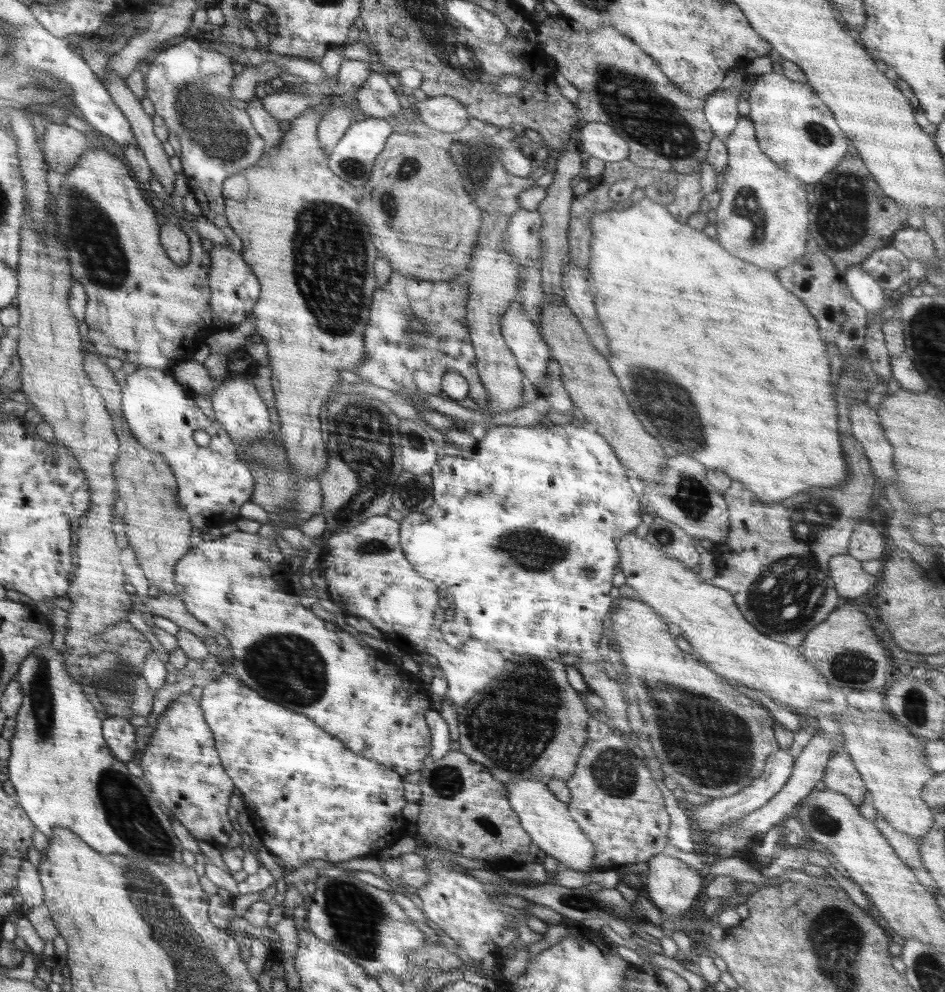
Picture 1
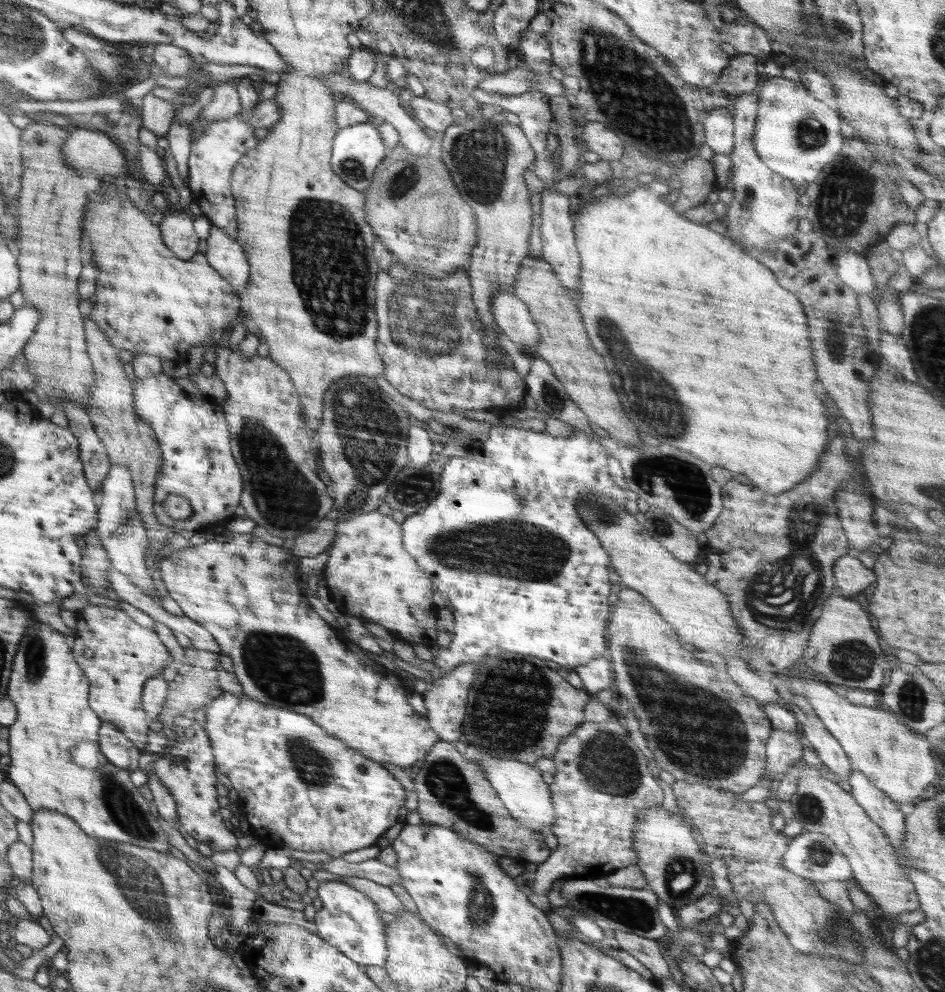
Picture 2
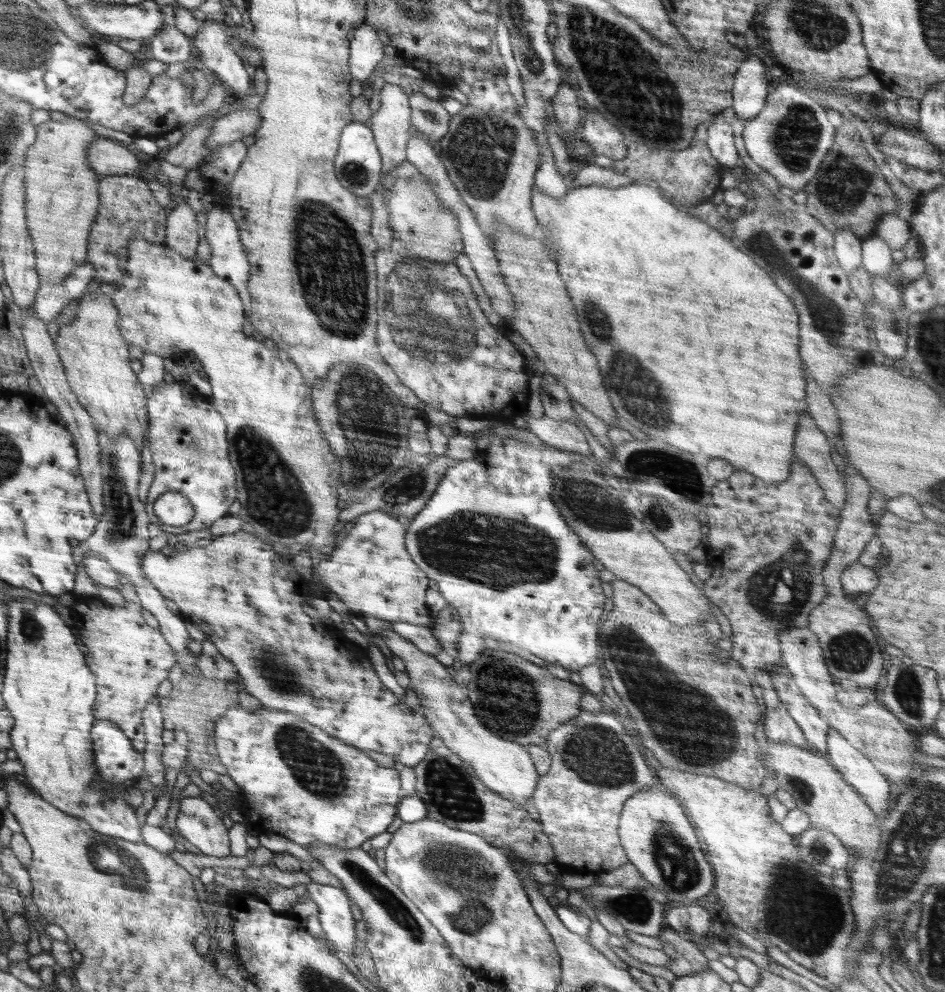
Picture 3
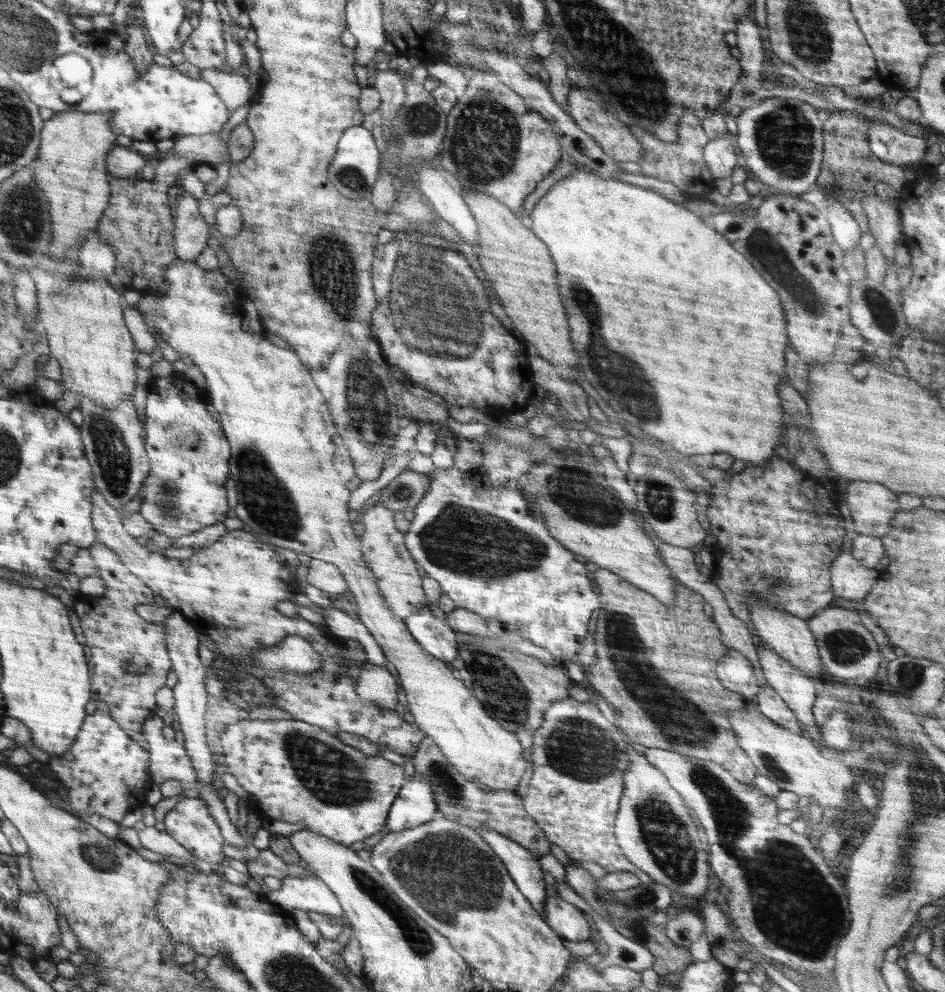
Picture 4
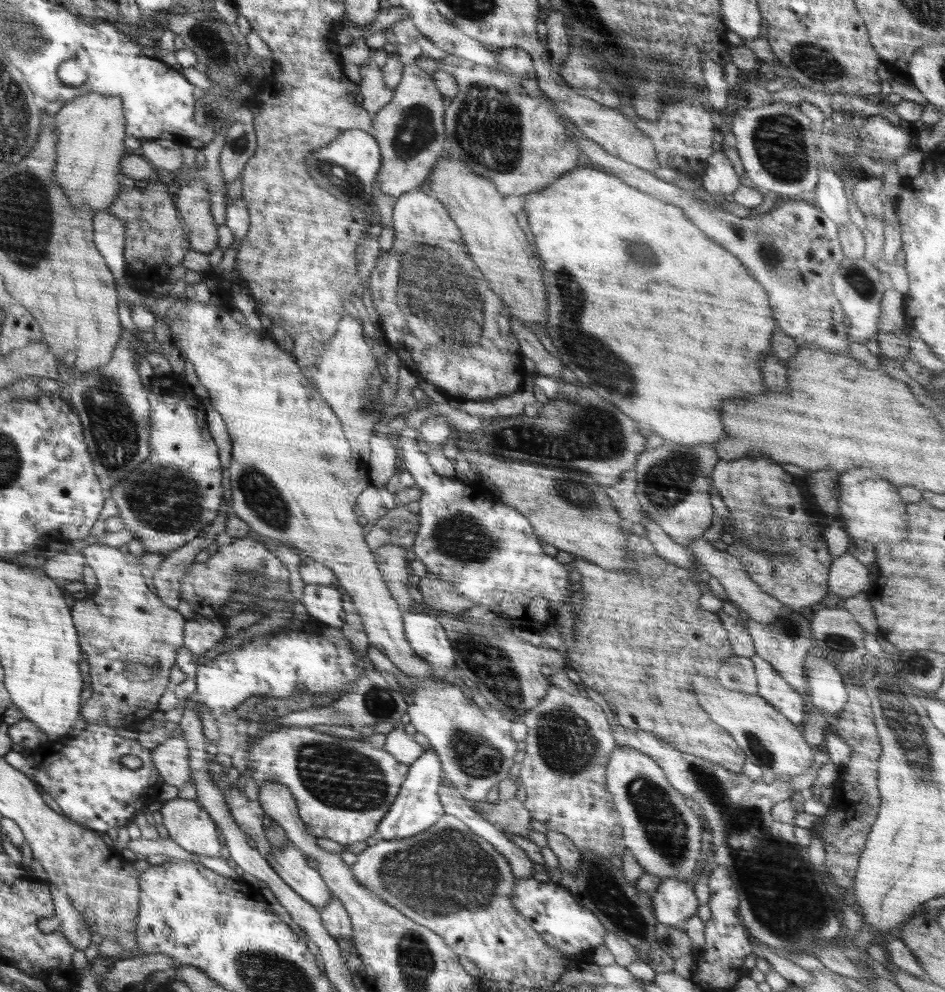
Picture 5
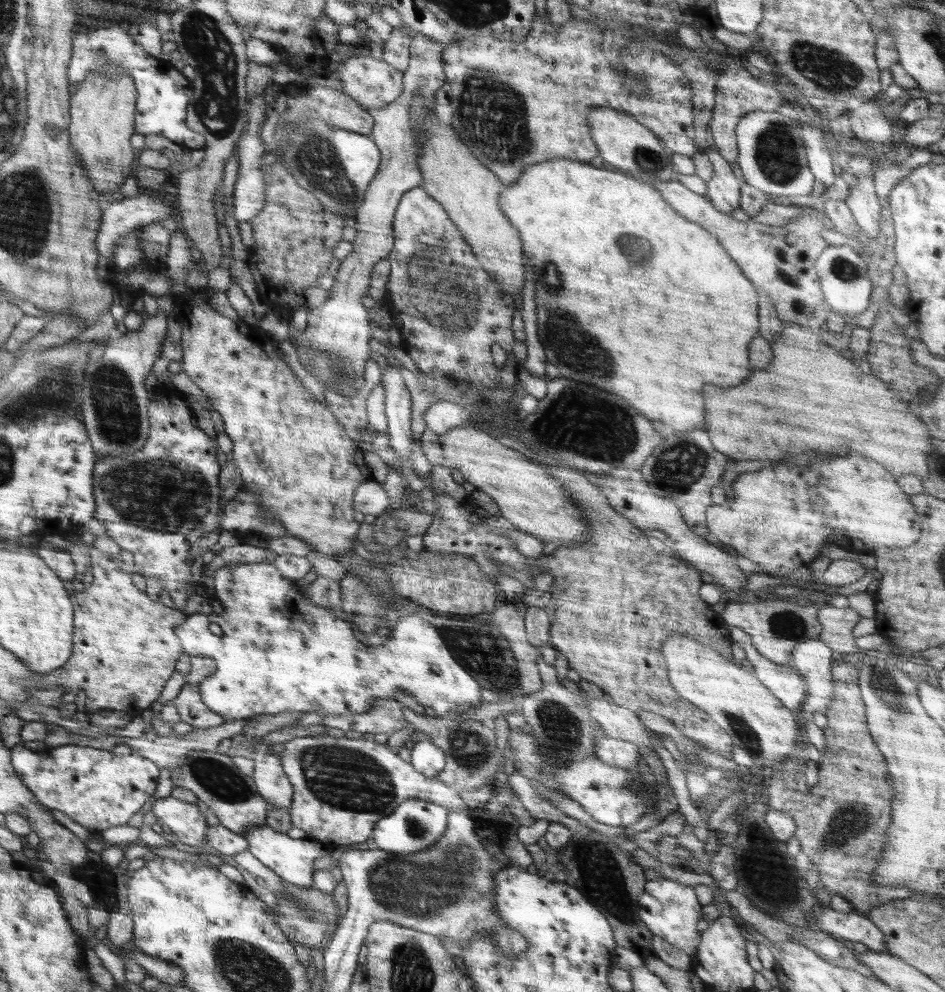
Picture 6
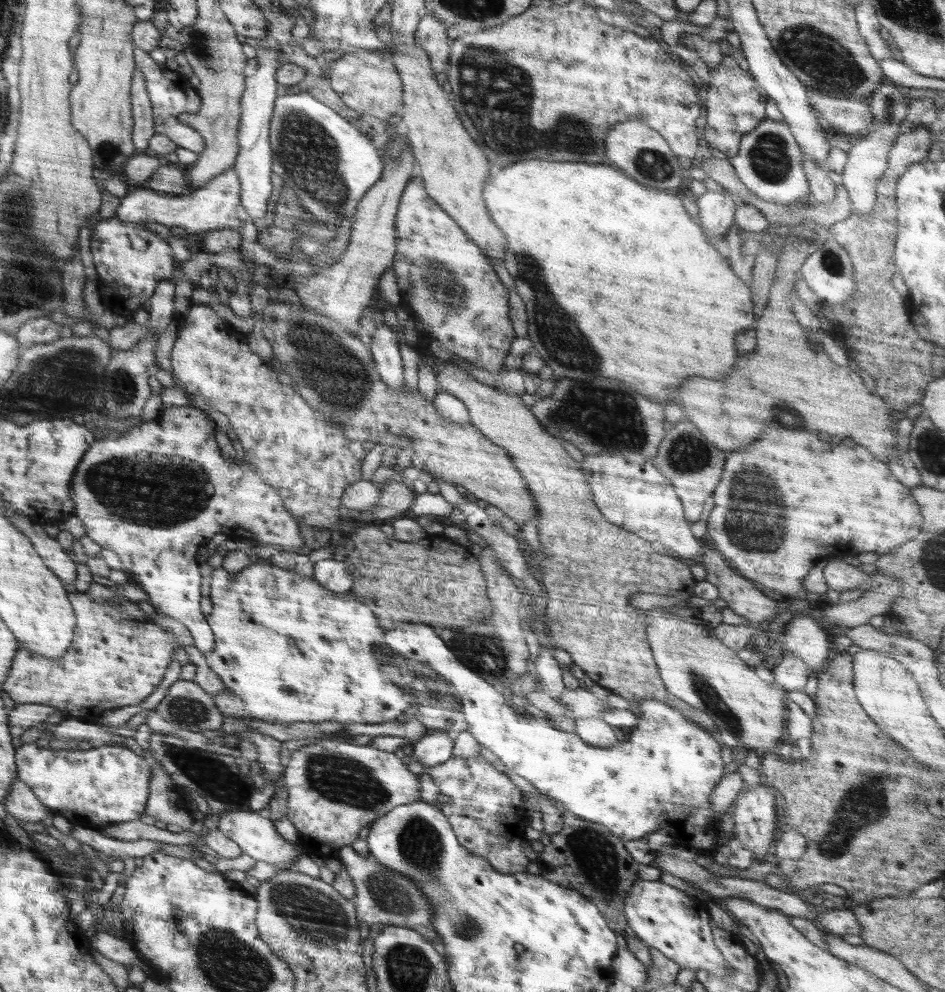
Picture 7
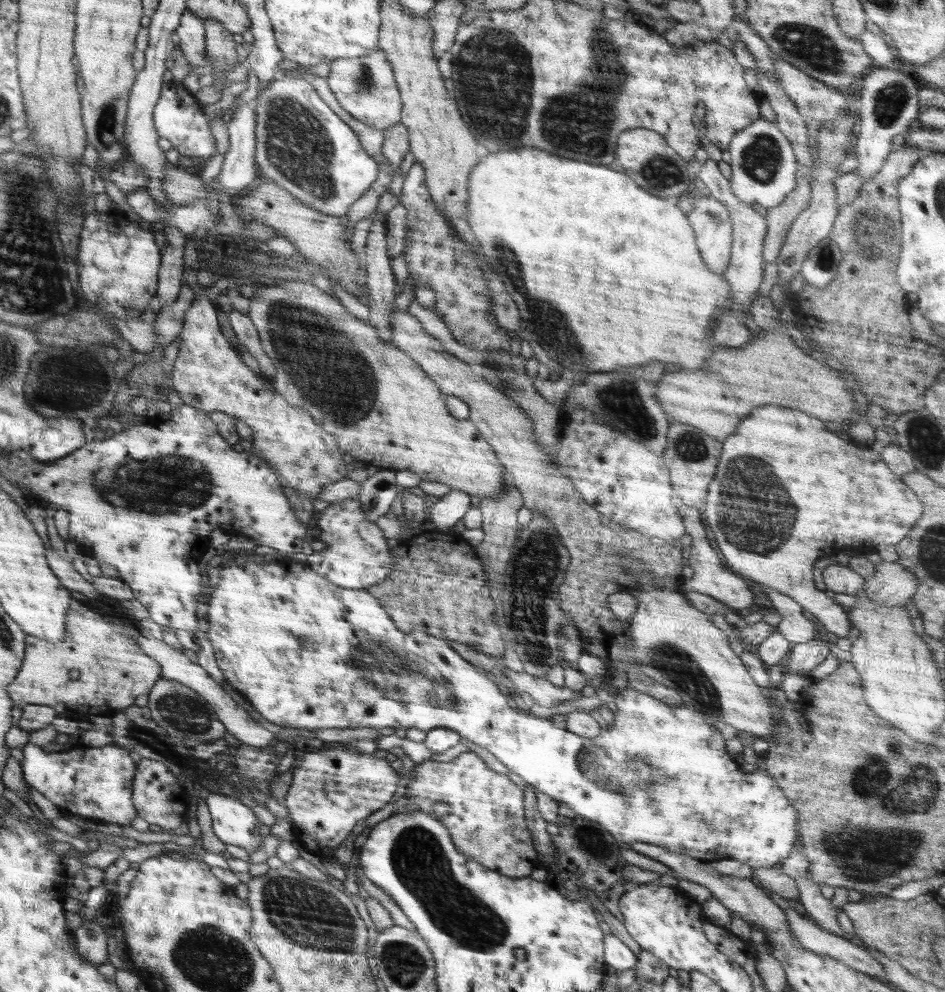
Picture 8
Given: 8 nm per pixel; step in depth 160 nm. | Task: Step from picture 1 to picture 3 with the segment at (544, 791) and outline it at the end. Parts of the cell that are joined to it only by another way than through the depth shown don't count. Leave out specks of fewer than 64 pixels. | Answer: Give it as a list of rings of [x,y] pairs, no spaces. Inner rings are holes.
[[[392,625],[389,629],[383,629],[378,636],[383,638],[388,650],[404,662],[410,688],[416,692],[419,704],[424,708],[422,713],[435,736],[443,740],[452,753],[475,770],[476,776],[484,786],[514,803],[525,806],[528,798],[531,799],[540,776],[528,750],[521,744],[493,733],[482,724],[475,715],[471,700],[450,678],[444,664],[435,656],[416,648],[407,638],[400,636]]]

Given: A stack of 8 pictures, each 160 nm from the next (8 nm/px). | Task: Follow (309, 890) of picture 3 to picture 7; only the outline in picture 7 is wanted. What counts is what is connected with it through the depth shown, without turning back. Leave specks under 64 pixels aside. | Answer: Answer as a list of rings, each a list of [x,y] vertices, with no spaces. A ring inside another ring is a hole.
[[[221,810],[217,812],[219,815],[217,829],[231,838],[241,848],[243,853],[252,856],[257,861],[264,861],[271,865],[276,865],[278,870],[291,869],[289,866],[300,856],[307,854],[298,843],[292,845],[288,843],[275,829],[274,823],[260,812],[252,812],[249,810]]]

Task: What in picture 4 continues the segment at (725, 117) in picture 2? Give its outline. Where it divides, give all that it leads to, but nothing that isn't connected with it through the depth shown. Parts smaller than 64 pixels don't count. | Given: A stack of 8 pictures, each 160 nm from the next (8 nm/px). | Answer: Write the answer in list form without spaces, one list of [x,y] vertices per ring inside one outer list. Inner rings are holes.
[[[731,136],[718,137],[710,140],[703,148],[703,159],[709,168],[712,180],[728,178],[737,167],[735,139]]]

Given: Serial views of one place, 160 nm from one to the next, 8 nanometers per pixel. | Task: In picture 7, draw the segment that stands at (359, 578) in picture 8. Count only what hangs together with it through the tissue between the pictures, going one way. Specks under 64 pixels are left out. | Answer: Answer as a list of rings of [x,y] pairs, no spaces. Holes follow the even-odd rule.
[[[344,557],[320,559],[312,565],[314,567],[313,578],[324,588],[335,593],[349,592],[352,588],[355,570],[344,562]]]

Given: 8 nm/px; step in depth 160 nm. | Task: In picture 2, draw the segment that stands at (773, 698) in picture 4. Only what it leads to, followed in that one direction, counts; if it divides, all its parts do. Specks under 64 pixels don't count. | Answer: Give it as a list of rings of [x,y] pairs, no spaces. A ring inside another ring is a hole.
[[[773,729],[765,742],[766,770],[772,782],[780,780],[784,774],[802,758],[802,741],[799,733],[789,733]]]

